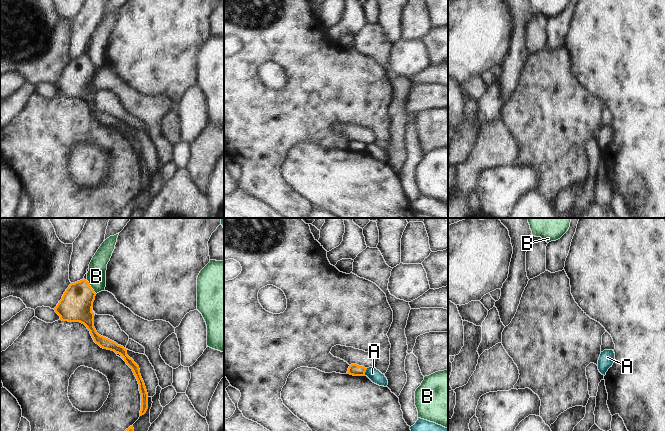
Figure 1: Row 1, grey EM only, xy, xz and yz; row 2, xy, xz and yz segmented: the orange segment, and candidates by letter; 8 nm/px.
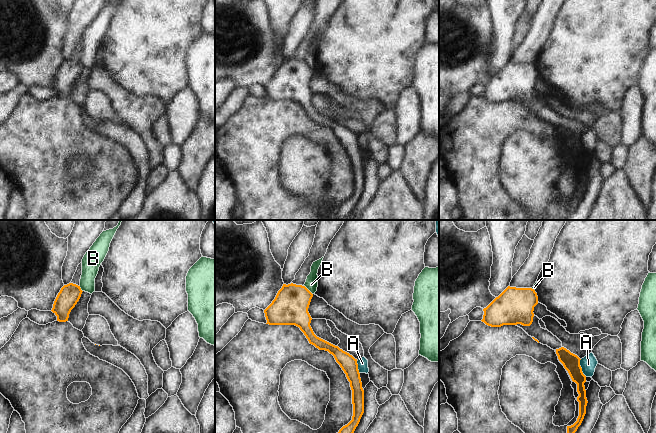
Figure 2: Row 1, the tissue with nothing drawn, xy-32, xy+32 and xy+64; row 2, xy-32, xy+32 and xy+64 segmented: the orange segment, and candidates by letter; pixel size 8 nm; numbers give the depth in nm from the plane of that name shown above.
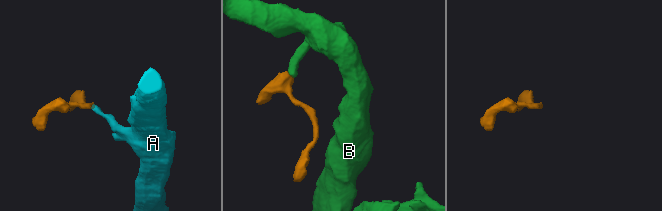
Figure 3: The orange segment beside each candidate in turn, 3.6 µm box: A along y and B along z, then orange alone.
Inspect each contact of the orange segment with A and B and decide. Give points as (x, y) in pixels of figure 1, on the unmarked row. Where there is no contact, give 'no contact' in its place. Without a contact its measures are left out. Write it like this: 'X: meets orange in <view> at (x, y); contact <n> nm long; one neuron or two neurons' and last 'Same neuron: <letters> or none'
A: meets orange in xz at (365, 147); contact 70 nm long; two neurons
B: meets orange in xy at (90, 63); contact 140 nm long; two neurons
Same neuron: none

